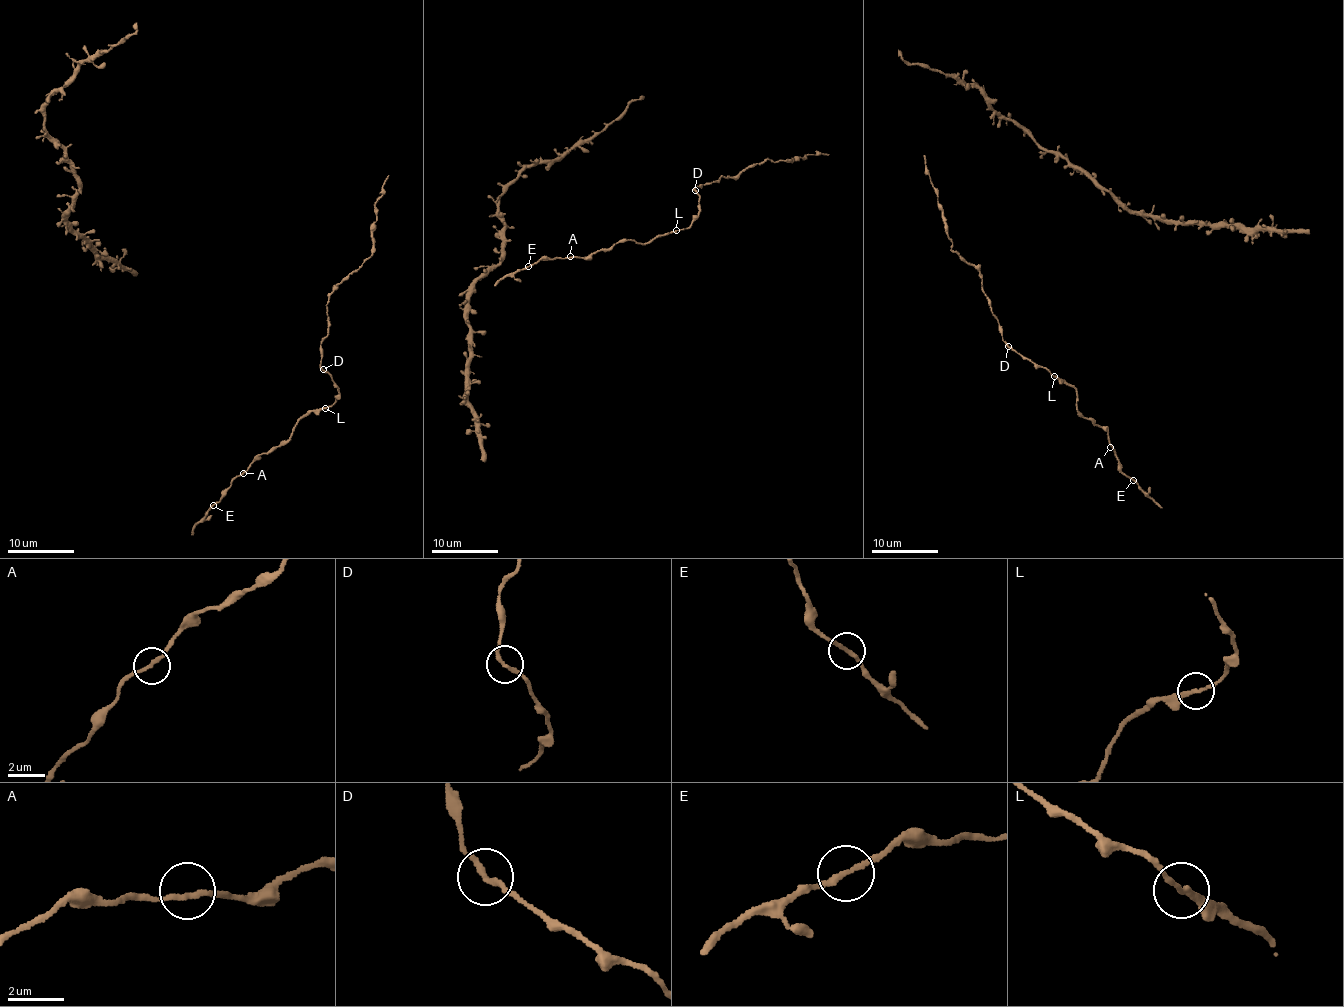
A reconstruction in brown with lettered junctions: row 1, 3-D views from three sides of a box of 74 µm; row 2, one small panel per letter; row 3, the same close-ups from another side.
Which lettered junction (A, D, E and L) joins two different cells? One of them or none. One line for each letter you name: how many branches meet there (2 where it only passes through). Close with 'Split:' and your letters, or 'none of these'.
Split: none of these

